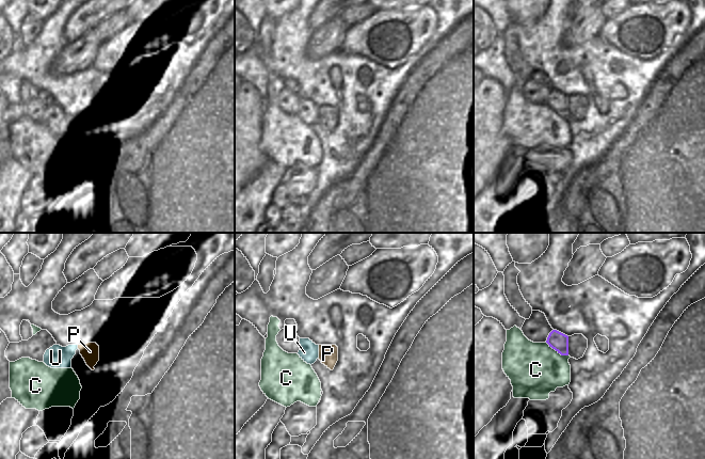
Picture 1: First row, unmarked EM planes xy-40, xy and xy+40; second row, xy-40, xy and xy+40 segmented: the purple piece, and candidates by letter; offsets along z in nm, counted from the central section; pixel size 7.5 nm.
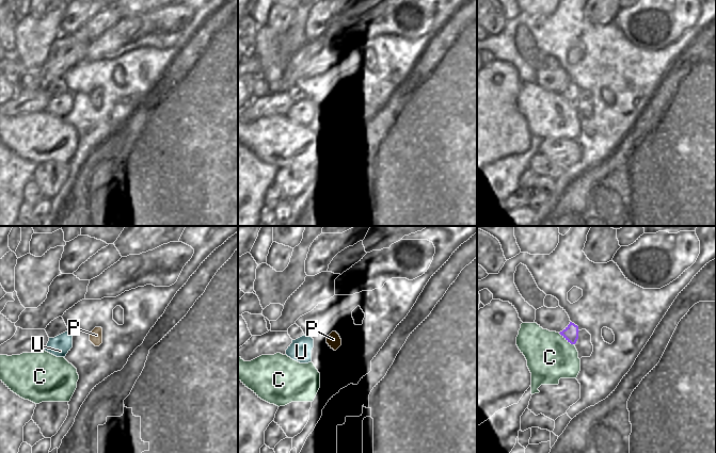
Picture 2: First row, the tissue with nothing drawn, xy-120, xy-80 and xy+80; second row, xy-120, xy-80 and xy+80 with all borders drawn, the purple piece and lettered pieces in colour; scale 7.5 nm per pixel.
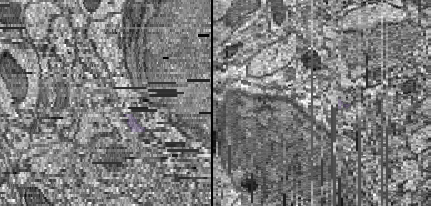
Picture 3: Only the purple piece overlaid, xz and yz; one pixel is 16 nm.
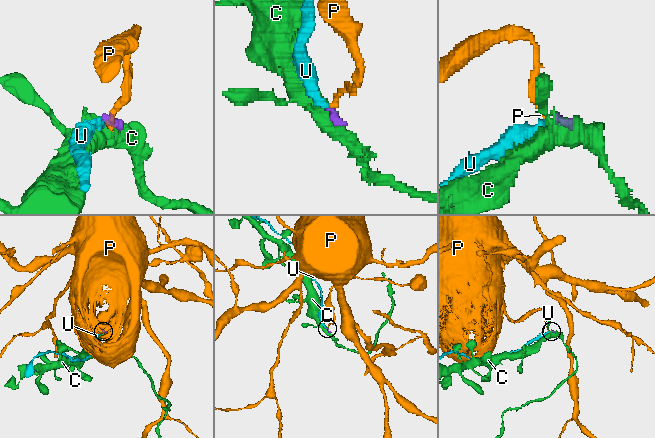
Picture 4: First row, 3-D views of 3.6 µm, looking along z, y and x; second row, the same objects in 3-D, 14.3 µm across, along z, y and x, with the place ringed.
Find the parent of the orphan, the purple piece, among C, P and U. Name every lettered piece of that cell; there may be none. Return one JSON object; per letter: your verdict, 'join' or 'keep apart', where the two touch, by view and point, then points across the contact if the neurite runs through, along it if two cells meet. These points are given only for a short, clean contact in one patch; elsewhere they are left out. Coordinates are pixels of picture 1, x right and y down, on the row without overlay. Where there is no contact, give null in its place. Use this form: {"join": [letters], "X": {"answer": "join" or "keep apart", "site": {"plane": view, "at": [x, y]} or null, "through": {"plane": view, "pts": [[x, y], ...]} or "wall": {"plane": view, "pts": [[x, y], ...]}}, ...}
{"join": ["U"], "C": {"answer": "keep apart", "site": {"plane": "xy+40", "at": [557, 111]}, "wall": {"plane": "xy+40", "pts": [[545, 103], [561, 115], [567, 116]]}}, "P": {"answer": "keep apart", "site": null}, "U": {"answer": "join", "site": null}}

